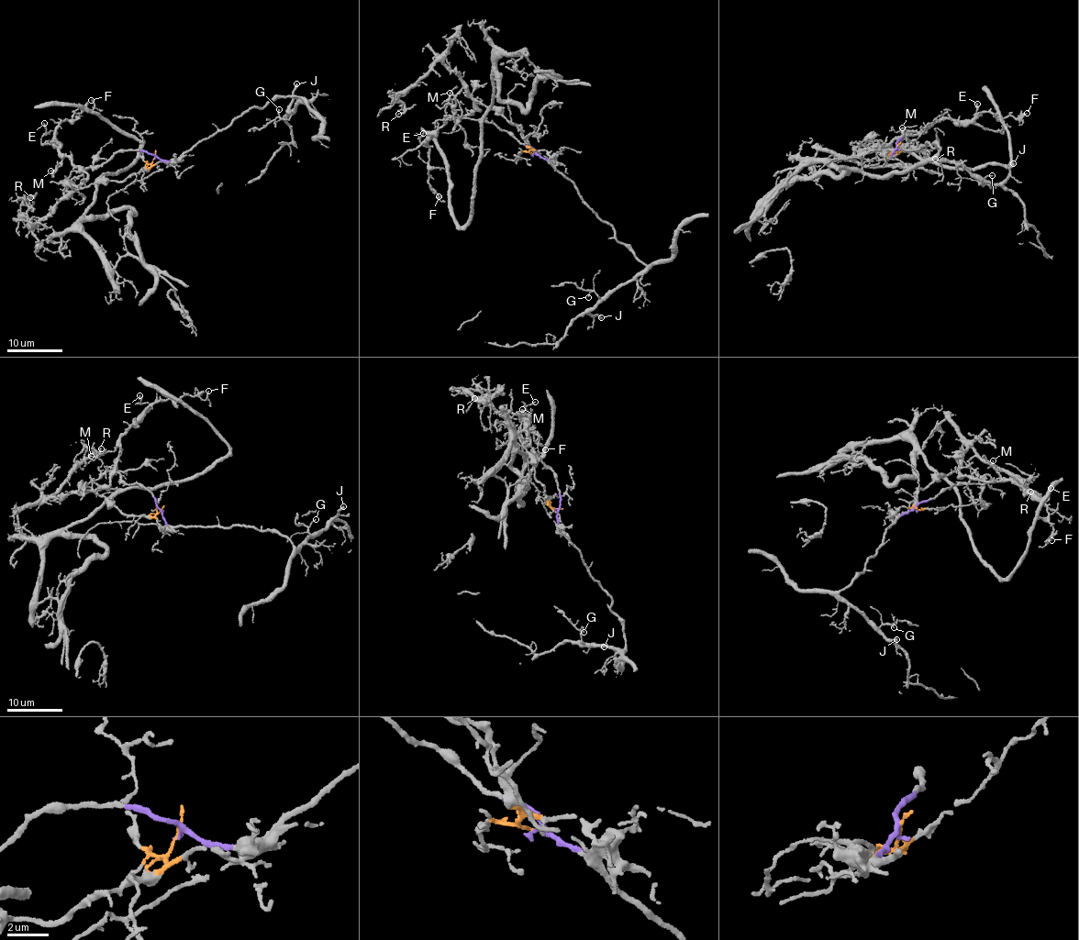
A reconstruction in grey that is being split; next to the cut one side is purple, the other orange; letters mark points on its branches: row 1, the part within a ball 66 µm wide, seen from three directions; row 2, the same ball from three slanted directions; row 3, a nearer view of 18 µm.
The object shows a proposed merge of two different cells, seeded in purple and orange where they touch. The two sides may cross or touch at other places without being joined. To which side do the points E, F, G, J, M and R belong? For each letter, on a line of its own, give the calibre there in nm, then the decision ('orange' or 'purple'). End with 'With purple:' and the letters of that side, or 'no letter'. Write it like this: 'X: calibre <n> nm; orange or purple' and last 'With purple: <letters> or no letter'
E: calibre 100 nm; orange
F: calibre 110 nm; orange
G: calibre 110 nm; purple
J: calibre 320 nm; purple
M: calibre 120 nm; orange
R: calibre 150 nm; orange
With purple: G, J

